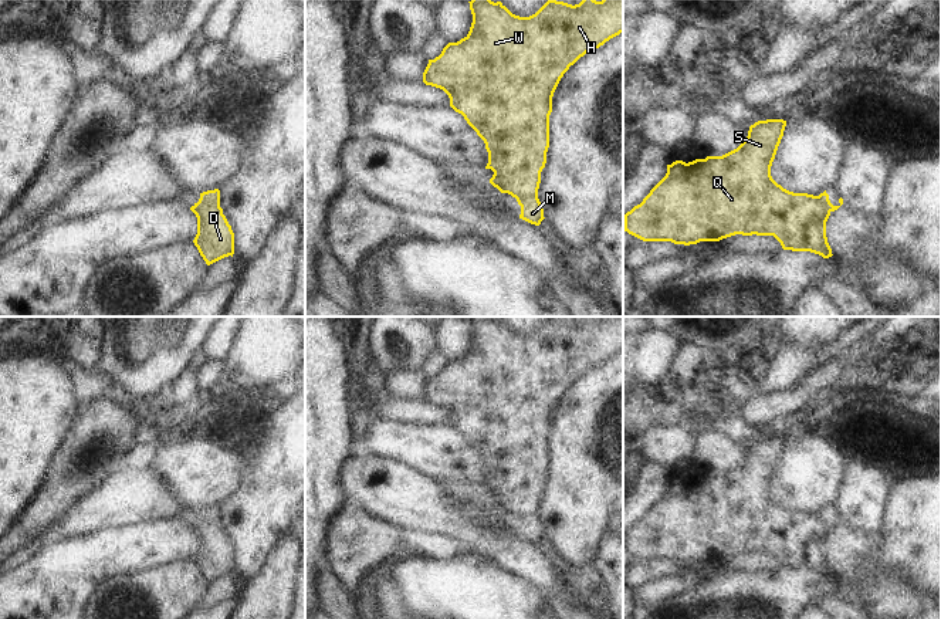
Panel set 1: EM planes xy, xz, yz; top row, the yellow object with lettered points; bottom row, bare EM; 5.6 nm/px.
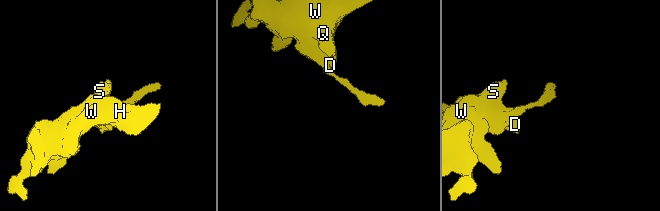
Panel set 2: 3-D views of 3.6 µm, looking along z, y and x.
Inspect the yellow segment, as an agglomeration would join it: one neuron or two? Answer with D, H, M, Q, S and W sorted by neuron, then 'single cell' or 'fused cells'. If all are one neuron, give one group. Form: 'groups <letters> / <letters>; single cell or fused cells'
groups D H Q S W / M; fused cells

